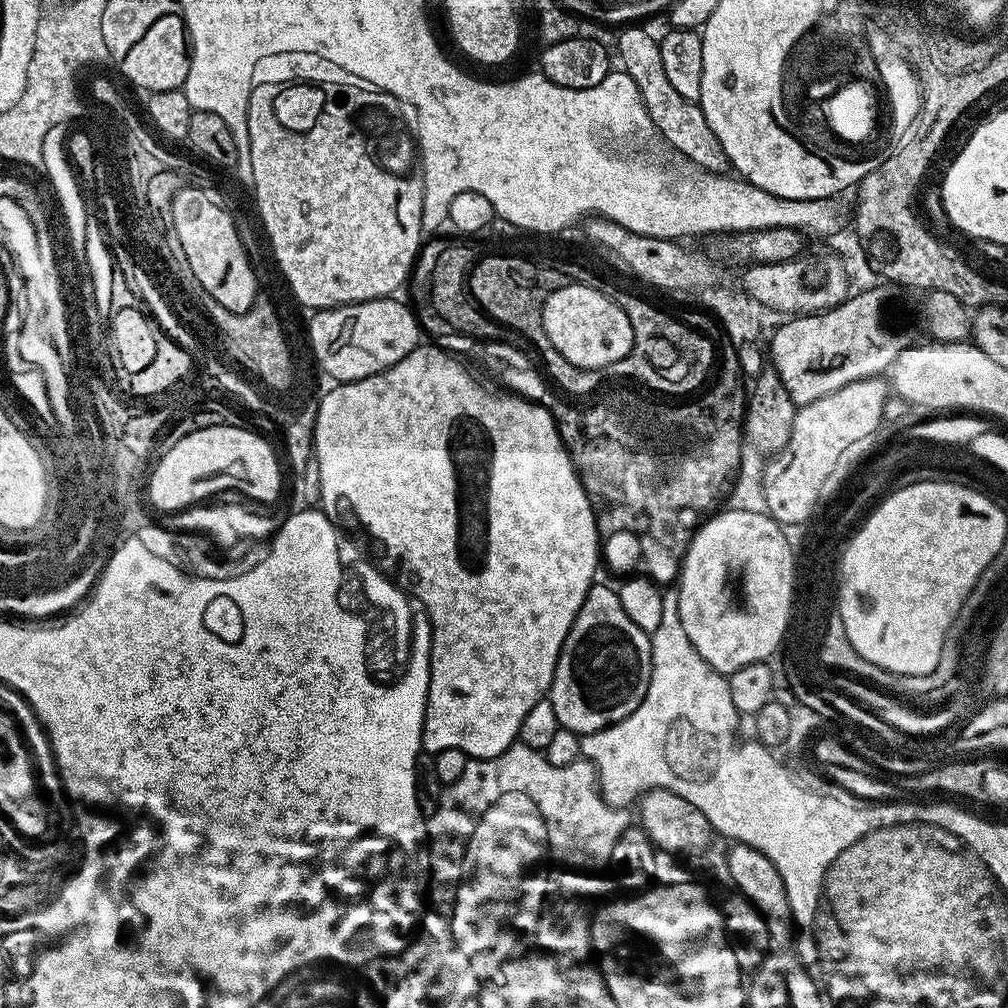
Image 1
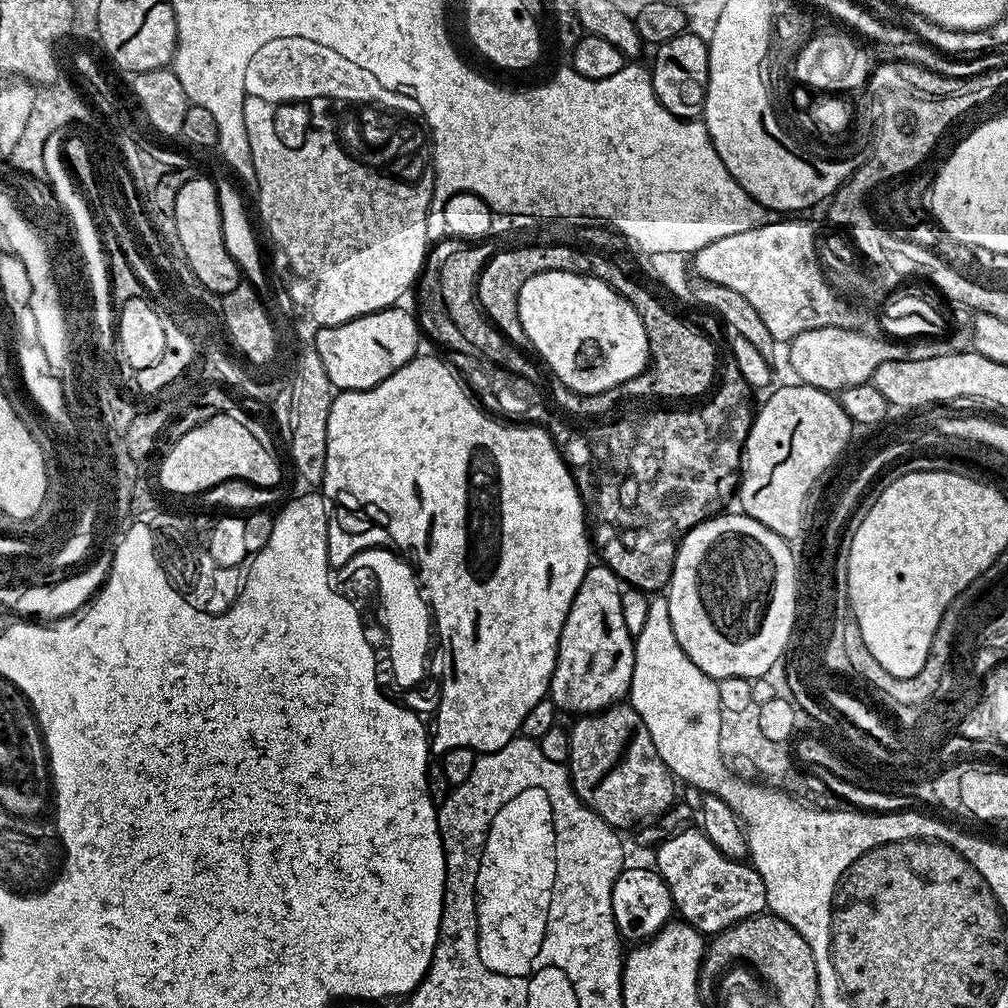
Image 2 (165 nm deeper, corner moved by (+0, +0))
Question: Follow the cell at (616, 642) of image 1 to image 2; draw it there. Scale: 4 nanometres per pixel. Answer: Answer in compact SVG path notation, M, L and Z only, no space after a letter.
M593 563L582 578L582 586L578 586L578 594L574 594L574 602L562 626L554 674L548 684L550 699L561 713L572 711L575 714L600 712L621 703L632 690L635 653L634 638L630 630L626 630L626 622L622 618L622 581L610 571L607 564Z

